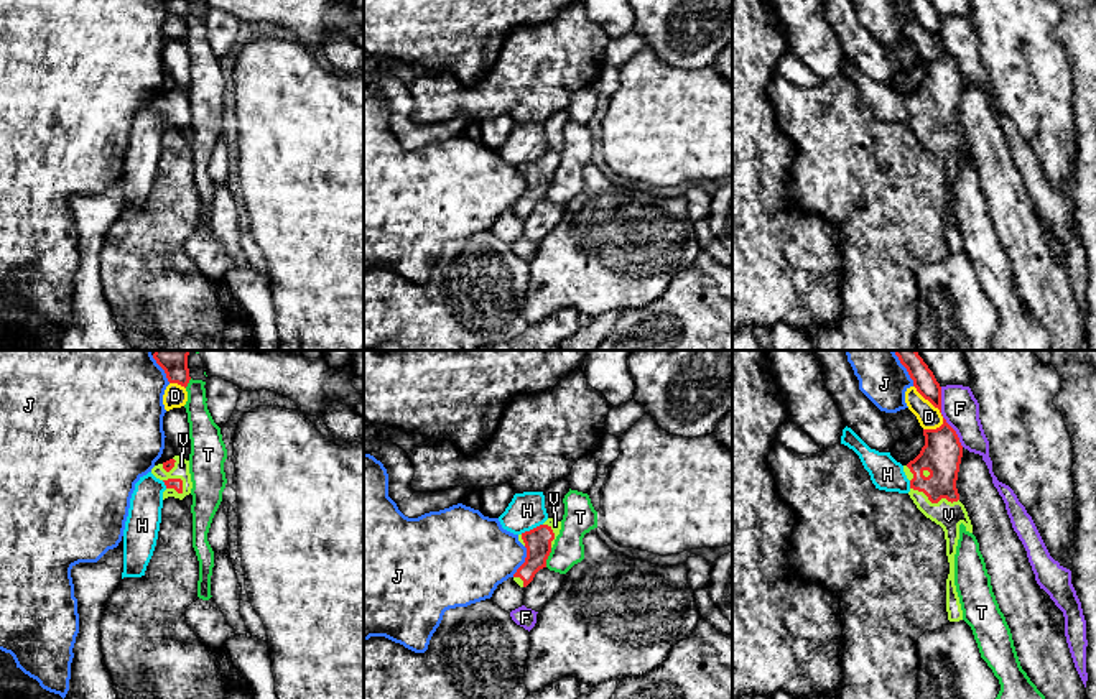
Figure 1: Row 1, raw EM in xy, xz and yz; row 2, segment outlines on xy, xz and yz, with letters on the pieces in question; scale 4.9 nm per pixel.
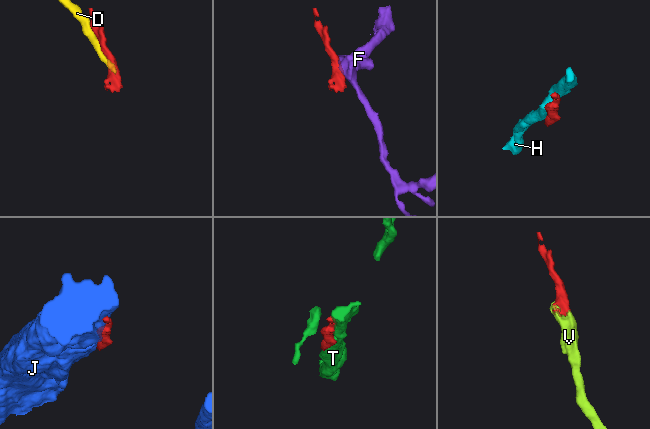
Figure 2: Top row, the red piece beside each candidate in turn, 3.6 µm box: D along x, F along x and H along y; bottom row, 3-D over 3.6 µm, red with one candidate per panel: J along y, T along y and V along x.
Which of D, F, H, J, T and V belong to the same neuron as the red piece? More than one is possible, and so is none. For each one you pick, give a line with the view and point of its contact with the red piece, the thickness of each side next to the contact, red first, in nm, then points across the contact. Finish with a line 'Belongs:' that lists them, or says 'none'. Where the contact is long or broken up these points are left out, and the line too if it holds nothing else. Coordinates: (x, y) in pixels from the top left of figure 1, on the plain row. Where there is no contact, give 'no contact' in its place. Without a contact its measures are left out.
V: meets red in yz at (935, 134); 190 nm thick on the red side, 130 nm on the other; runs through yz (942, 86), (935, 101), (935, 134), (948, 147)
Belongs: V

